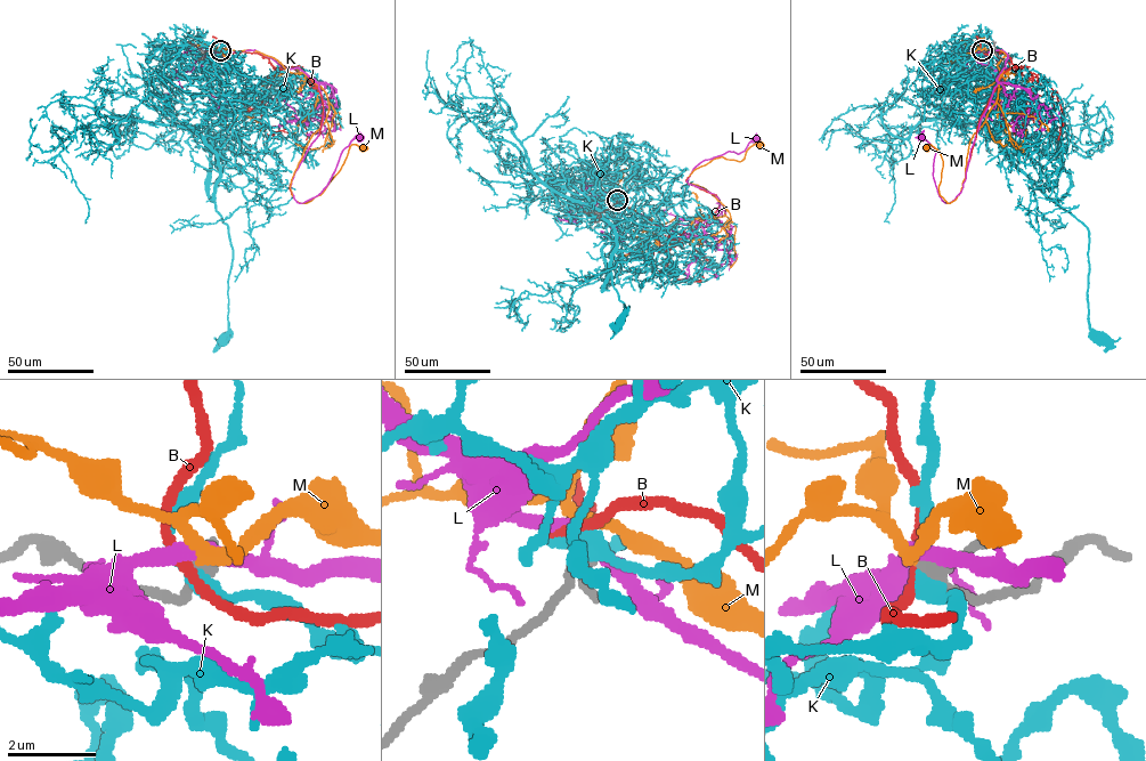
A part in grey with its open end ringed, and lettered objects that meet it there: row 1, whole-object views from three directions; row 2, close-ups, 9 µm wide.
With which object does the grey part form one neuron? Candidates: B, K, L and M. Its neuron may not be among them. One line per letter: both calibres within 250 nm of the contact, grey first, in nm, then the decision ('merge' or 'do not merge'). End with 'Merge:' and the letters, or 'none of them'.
B: calibres 280 and 240 nm; do not merge
K: calibres 300 and 340 nm; do not merge
L: calibres 300 and 340 nm; do not merge
M: calibres 280 and 280 nm; merge
Merge: M

